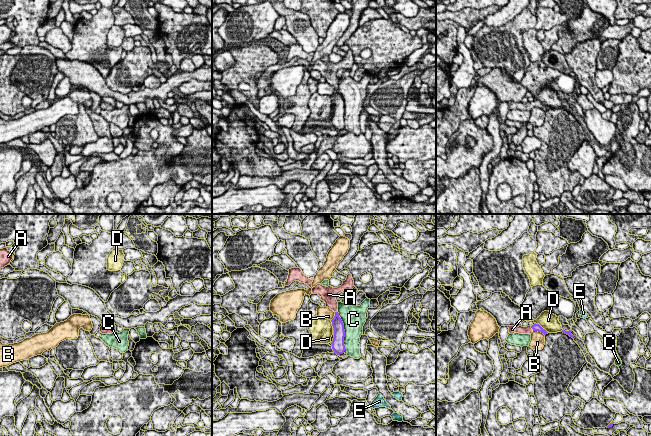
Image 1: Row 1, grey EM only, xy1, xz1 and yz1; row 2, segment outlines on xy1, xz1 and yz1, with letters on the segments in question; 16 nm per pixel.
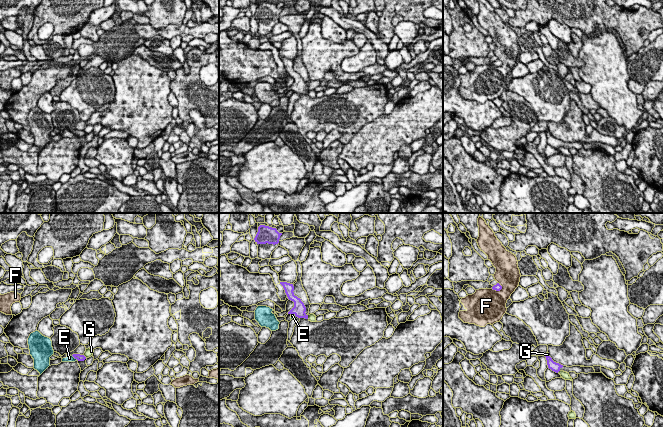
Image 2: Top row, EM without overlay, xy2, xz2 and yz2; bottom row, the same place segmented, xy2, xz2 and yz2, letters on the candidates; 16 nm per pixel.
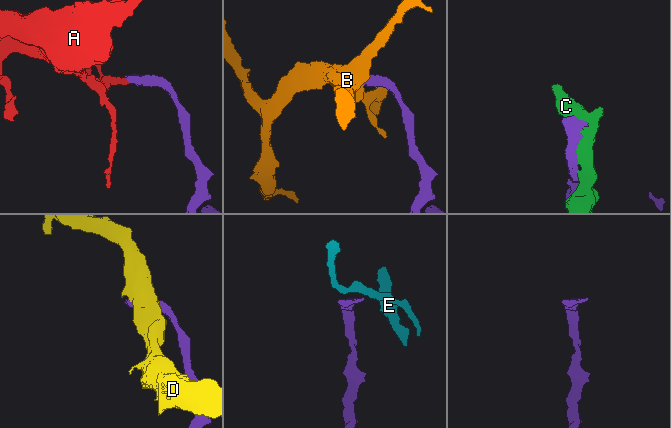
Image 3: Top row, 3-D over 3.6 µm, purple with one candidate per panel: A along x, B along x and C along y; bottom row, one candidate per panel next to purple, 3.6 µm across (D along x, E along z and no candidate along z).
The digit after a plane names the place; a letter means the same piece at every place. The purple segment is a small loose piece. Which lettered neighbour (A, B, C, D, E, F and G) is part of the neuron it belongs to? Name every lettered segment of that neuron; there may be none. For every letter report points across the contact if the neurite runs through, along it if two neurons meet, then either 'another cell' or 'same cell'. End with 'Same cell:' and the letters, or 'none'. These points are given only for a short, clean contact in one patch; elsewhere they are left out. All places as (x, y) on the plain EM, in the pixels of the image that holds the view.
A: runs through yz1 (536, 103), (531, 103), (521, 106); same cell
B: border along yz1 (533, 106), (540, 107), (544, 111); another cell
C: another cell
D: border along yz1 (535, 98), (548, 108); another cell
E: border along xy2 (72, 131), (77, 135); another cell
F: another cell
G: border along xy2 (83, 131), (86, 133); another cell
Same cell: A

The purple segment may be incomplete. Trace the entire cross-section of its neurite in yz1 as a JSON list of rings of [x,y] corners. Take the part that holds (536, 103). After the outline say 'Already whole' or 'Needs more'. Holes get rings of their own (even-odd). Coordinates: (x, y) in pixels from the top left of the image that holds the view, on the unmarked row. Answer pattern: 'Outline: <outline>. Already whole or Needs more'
Outline: [[[534,100],[532,102],[527,102],[527,103],[522,103],[522,102],[508,102],[509,104],[509,109],[514,110],[514,109],[519,109],[519,110],[531,110],[533,107],[538,107],[546,111],[548,108],[543,105],[539,100]]]. Needs more

